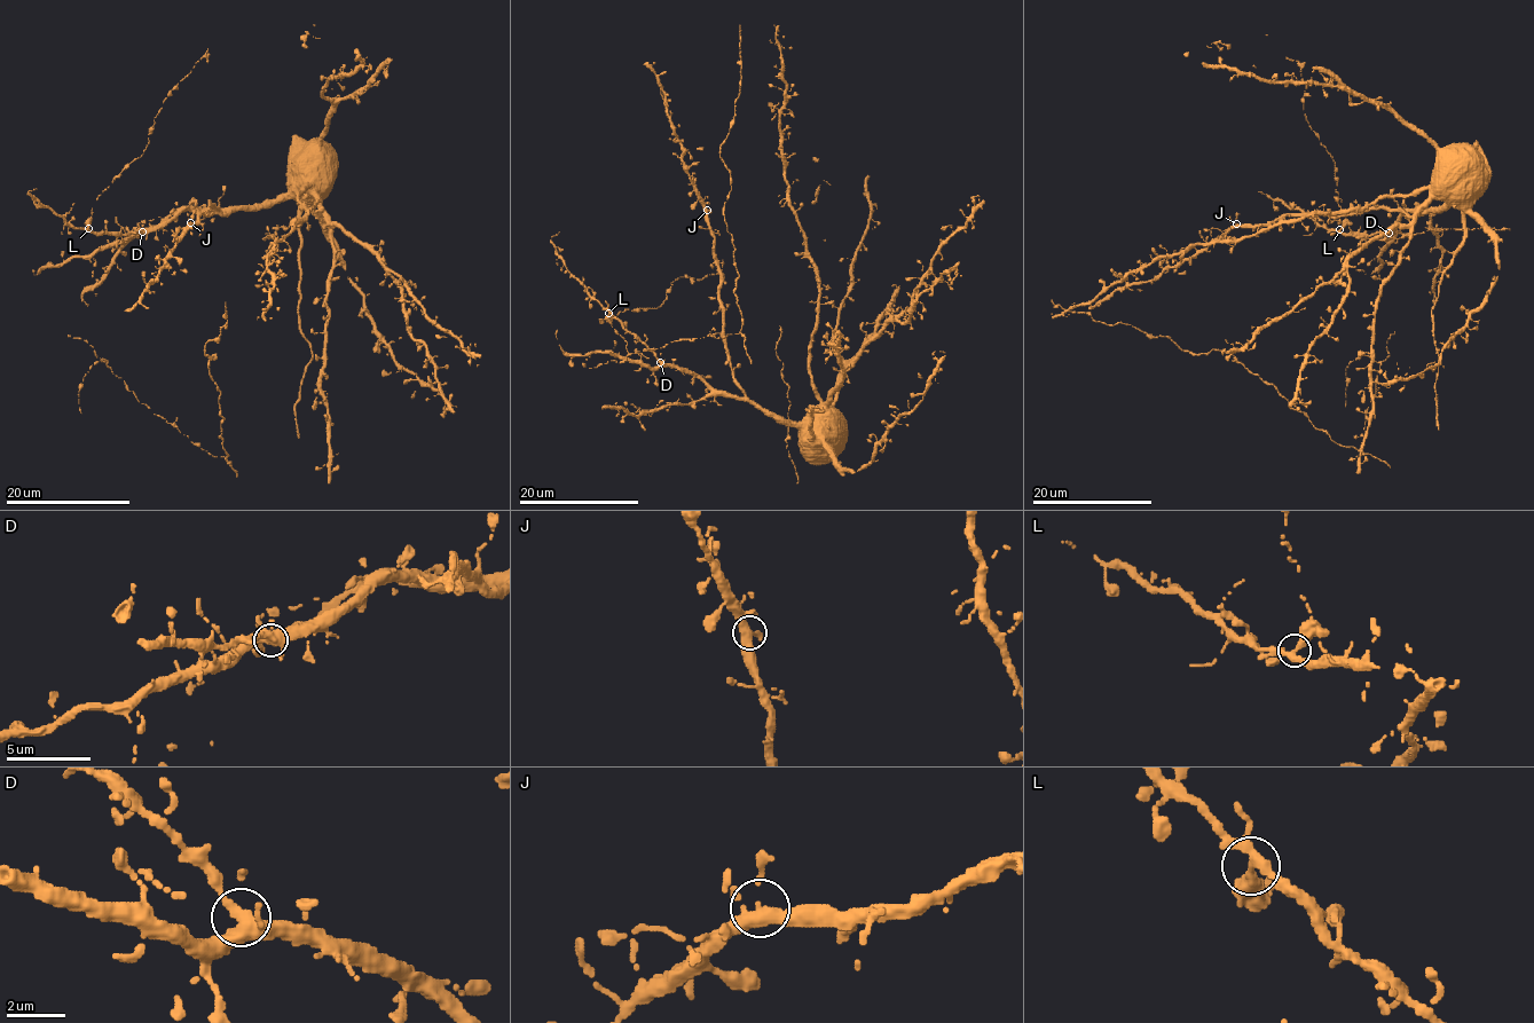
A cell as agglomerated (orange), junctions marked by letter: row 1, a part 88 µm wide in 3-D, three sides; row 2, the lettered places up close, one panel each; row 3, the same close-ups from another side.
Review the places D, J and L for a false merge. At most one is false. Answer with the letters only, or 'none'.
L

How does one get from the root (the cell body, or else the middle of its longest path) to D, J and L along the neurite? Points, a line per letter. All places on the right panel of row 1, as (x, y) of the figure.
D: (1174, 252), (1422, 189), (1448, 198), (1441, 207), (1407, 211), (1389, 233)
J: (1174, 252), (1422, 189), (1448, 198), (1414, 215), (1374, 207), (1236, 223)
L: (1174, 252), (1422, 189), (1448, 198), (1441, 207), (1407, 211), (1386, 231), (1339, 230)

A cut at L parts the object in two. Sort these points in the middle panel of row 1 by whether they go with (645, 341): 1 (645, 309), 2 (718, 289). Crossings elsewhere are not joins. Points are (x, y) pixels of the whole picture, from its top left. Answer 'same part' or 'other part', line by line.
1: other part
2: same part

